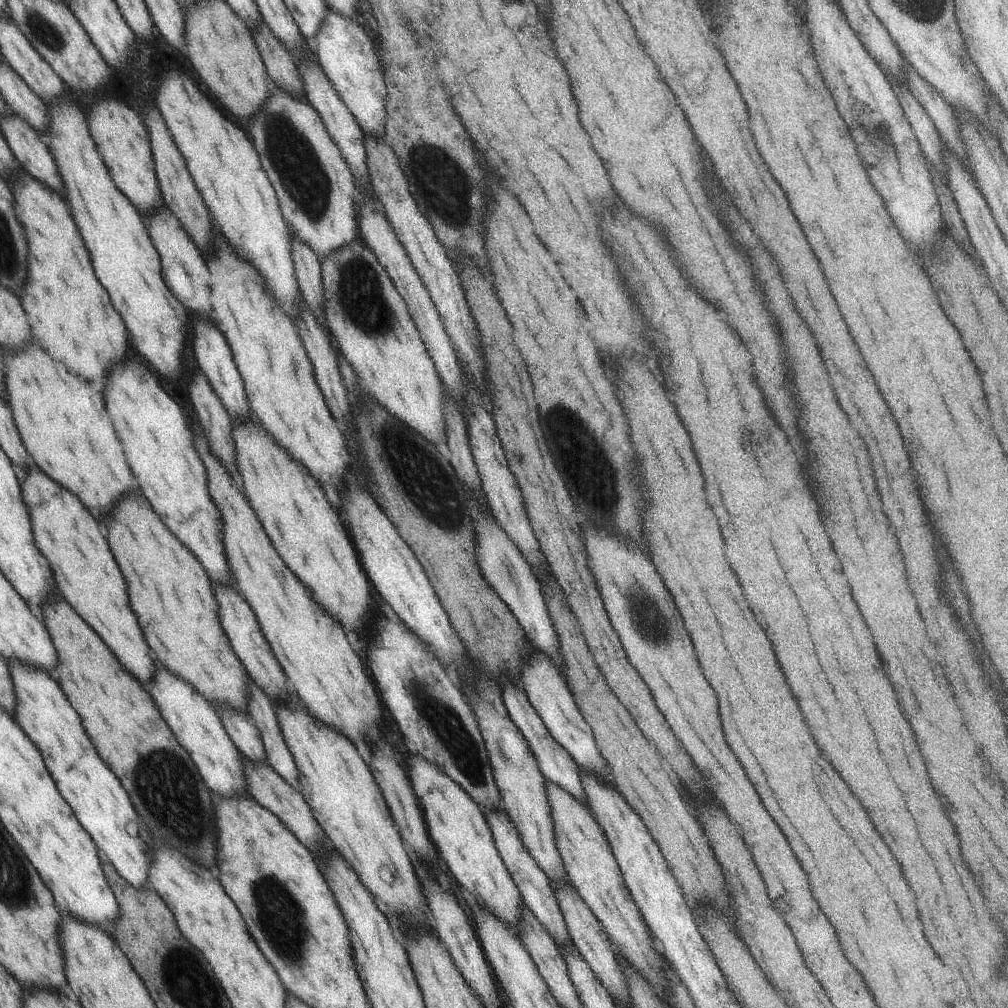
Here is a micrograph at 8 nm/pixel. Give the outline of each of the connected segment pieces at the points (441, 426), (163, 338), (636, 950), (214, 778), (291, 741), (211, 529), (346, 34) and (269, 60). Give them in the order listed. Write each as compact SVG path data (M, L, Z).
M351 240L349 243L343 244L340 248L333 250L330 254L320 258L321 260L321 279L324 289L323 295L323 313L325 316L325 326L332 336L335 344L338 346L343 358L354 369L357 376L357 382L362 390L366 391L371 397L374 397L393 417L399 418L405 425L408 425L412 430L415 430L422 438L428 438L428 441L436 442L446 441L445 434L445 420L443 413L443 385L440 380L438 371L436 370L434 361L430 353L424 346L424 341L412 320L412 315L409 313L406 301L400 293L396 290L392 279L386 272L386 269L378 262L376 255L366 246L360 246L358 240Z
M65 96L47 104L49 123L43 135L65 191L76 228L92 258L100 284L108 290L112 306L120 312L134 348L156 372L176 378L181 369L180 356L188 338L188 311L171 293L162 278L158 251L150 240L139 210L114 184L91 137L82 109Z
M545 781L545 789L554 821L556 846L568 882L601 922L616 954L624 955L627 961L653 984L660 998L669 1006L666 998L667 981L663 974L664 958L643 919L639 906L625 885L608 839L593 816L593 811L588 804L574 798L556 783Z
M162 666L156 668L147 689L176 740L194 761L205 785L220 797L246 795L243 758L228 736L213 704L193 689L189 682Z
M290 696L288 704L276 706L276 716L288 750L292 753L295 765L299 772L298 790L310 807L313 817L321 826L328 844L336 849L356 871L364 886L375 896L379 909L389 918L391 926L396 928L400 935L410 931L428 931L432 927L430 915L425 904L425 896L420 886L418 876L414 874L414 861L402 844L402 838L394 826L394 820L388 812L388 806L382 798L375 776L371 768L366 766L356 746L346 735L329 727L314 718L307 708L300 704L300 700Z
M124 362L120 366L114 366L105 384L105 394L107 413L112 418L116 436L124 448L130 470L134 478L138 480L140 494L150 502L150 506L156 510L162 522L172 530L172 534L176 534L176 538L180 538L180 542L184 542L184 546L196 555L204 570L208 570L208 576L216 584L224 582L224 584L234 585L225 557L221 516L208 492L207 472L194 448L193 434L188 424L189 418L182 415L180 406L162 388L158 378L139 362Z
M328 8L311 45L315 60L348 110L351 110L365 136L382 137L387 88L380 60L374 52L374 44L364 27L354 19Z
M264 21L257 22L257 27L251 31L251 35L255 40L262 62L265 64L272 86L302 97L308 102L293 54L277 40Z

